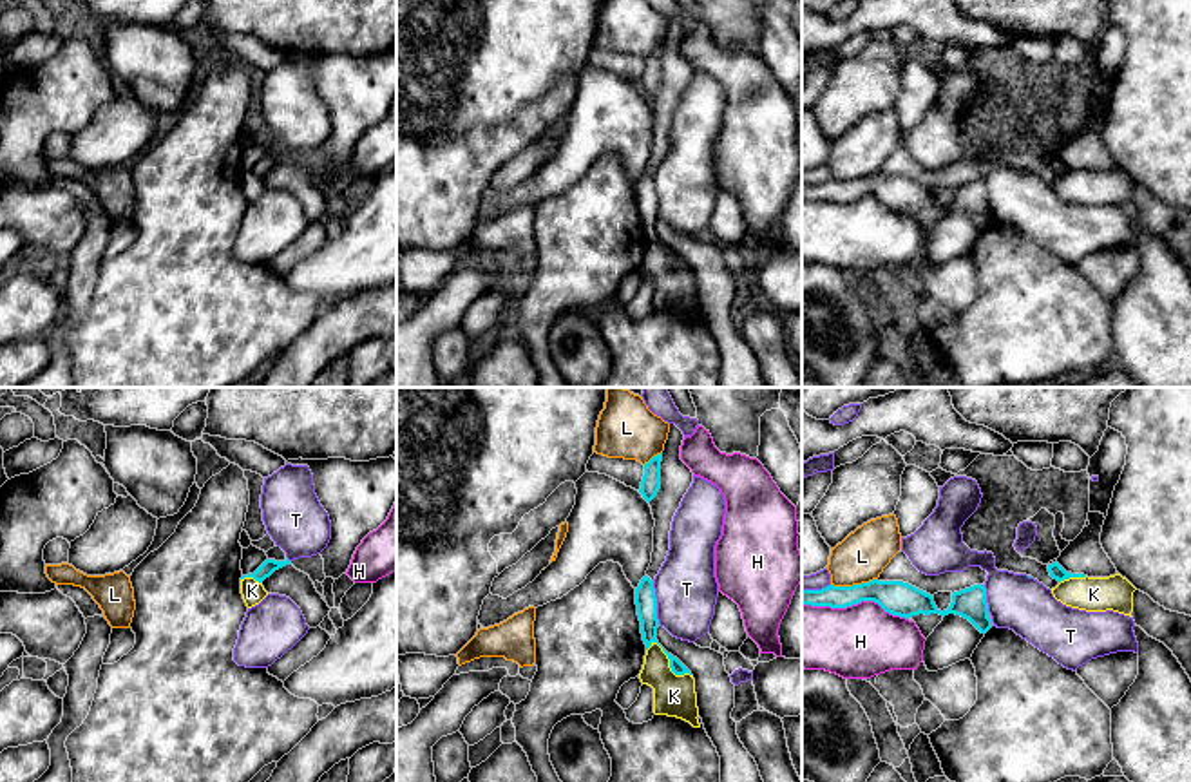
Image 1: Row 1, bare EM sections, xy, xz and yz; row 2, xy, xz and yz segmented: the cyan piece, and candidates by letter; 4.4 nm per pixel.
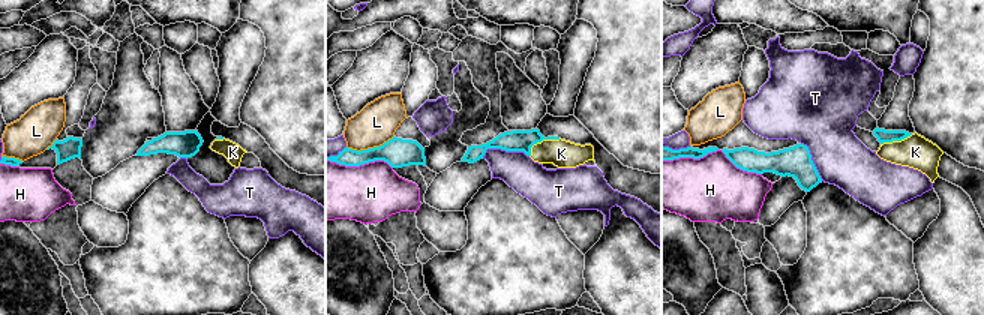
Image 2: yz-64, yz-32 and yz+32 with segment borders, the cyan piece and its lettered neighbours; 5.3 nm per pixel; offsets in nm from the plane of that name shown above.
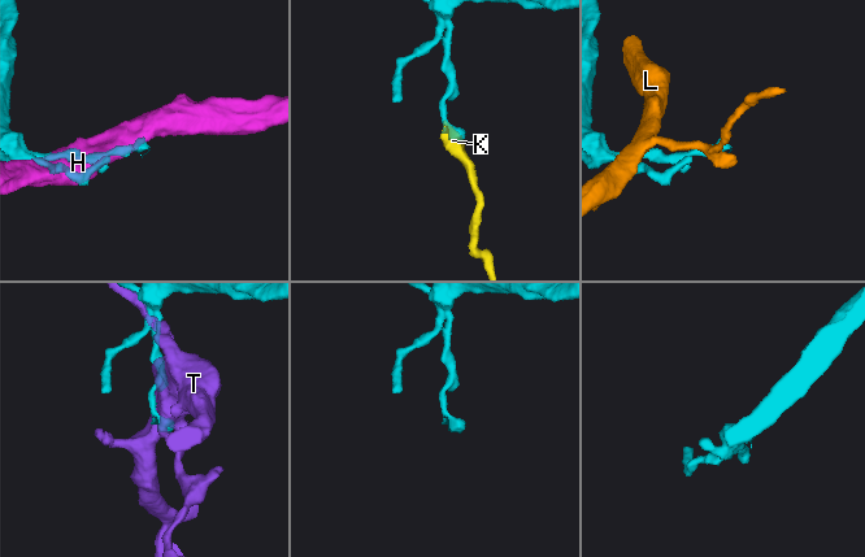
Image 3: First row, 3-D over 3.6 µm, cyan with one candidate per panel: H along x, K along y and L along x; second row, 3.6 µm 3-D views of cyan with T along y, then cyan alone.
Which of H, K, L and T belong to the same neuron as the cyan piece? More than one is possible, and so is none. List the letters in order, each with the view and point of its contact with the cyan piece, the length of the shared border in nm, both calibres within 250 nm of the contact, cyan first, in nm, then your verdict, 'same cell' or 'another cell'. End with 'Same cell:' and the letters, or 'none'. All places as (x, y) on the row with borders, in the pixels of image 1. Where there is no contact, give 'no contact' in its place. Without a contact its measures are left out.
H: contact yz (855, 603); length 480 nm; calibres 150 and 320 nm; another cell
K: contact xz (670, 663); length 240 nm; calibres 90 and 190 nm; another cell
L: contact yz (853, 585); length 220 nm; calibres 150 and 220 nm; another cell
T: contact xz (656, 603); length 190 nm; calibres 100 and 280 nm; another cell
Same cell: none

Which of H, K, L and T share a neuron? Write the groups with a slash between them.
H / K / L / T

